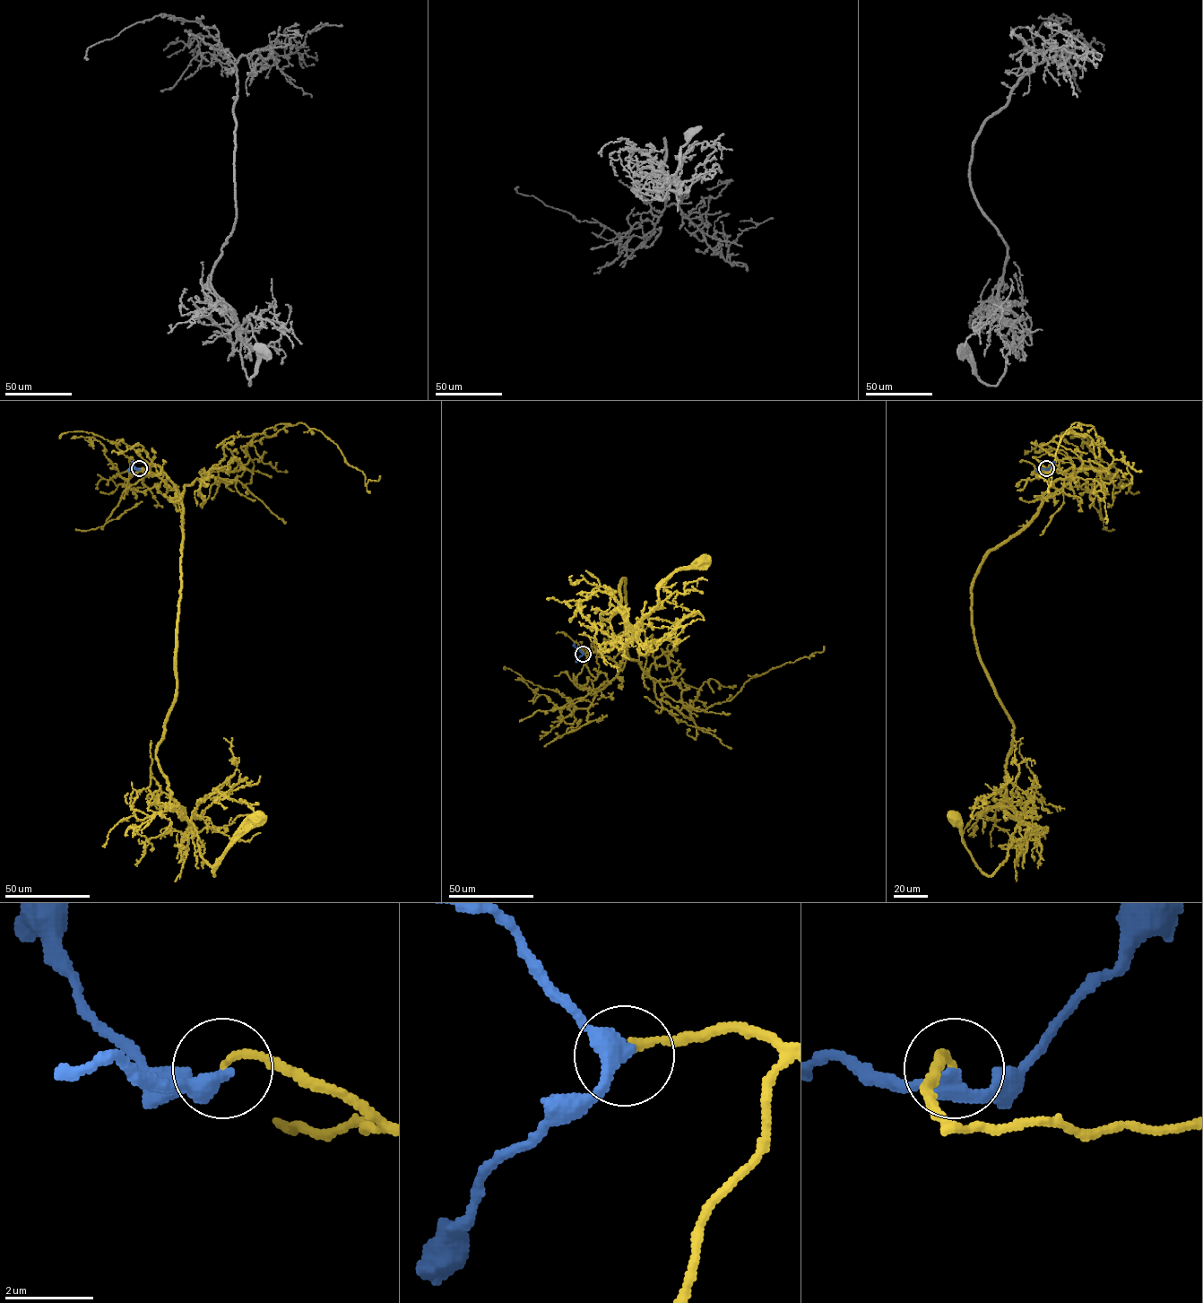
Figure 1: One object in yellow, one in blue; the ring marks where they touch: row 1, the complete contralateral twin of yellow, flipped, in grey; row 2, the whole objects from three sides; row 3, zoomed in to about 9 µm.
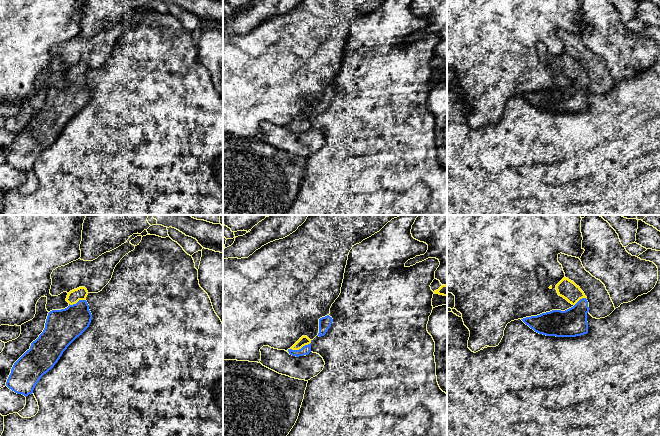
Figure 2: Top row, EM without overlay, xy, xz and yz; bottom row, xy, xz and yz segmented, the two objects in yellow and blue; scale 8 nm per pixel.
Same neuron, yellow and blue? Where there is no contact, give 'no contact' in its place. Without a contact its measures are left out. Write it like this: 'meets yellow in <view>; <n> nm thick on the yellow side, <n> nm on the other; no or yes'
meets yellow in xz; 80 nm thick on the yellow side, 80 nm on the other; yes

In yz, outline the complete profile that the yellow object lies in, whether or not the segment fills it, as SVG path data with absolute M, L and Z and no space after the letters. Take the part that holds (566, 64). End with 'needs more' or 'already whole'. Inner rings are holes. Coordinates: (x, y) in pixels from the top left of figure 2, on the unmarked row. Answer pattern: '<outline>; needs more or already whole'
M564 53L557 61L559 72L573 82L565 87L552 86L521 95L539 110L556 113L576 113L588 109L589 79L584 68L573 57Z; needs more

